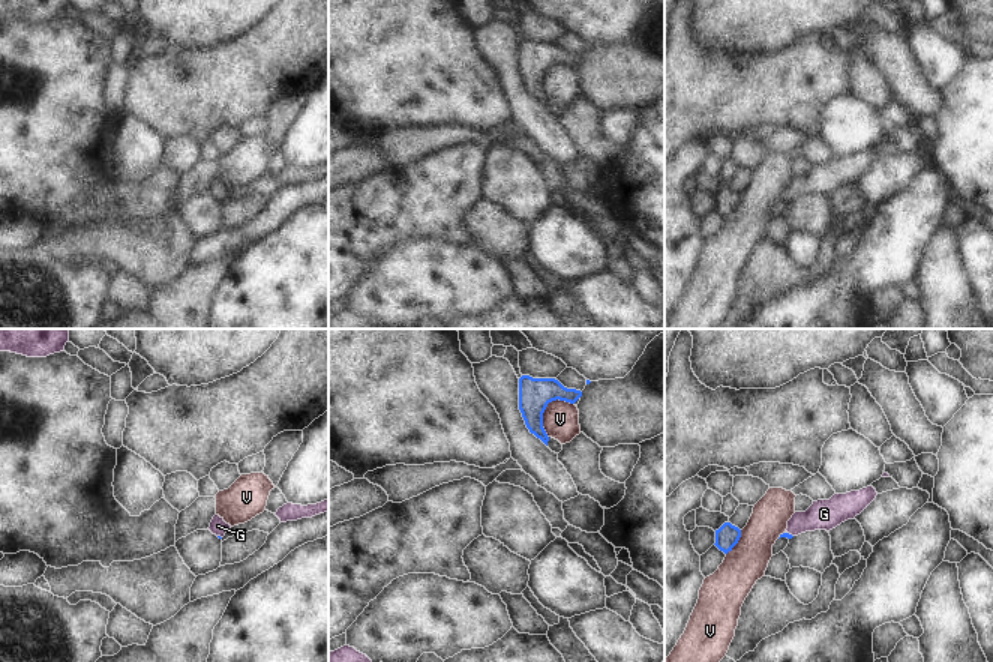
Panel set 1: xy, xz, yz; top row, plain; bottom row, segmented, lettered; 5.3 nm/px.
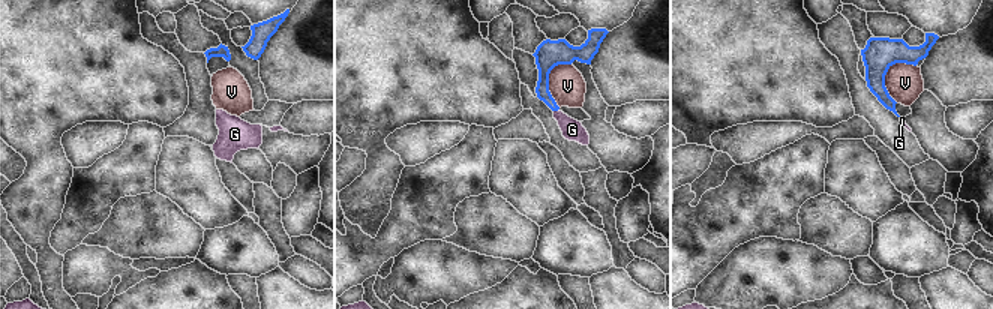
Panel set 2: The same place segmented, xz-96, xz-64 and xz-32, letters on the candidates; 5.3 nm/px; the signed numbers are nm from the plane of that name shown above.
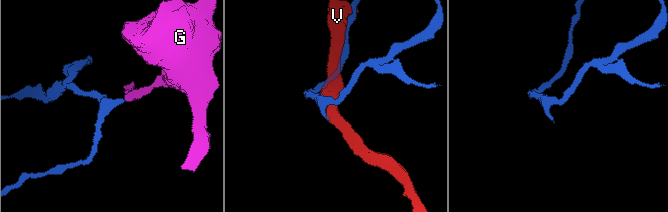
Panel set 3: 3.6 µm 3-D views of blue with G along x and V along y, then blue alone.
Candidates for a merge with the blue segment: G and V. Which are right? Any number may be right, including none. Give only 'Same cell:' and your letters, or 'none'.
Same cell: G

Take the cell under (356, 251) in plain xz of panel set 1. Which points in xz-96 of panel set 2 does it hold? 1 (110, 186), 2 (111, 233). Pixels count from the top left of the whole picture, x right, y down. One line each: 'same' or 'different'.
1: same
2: different

